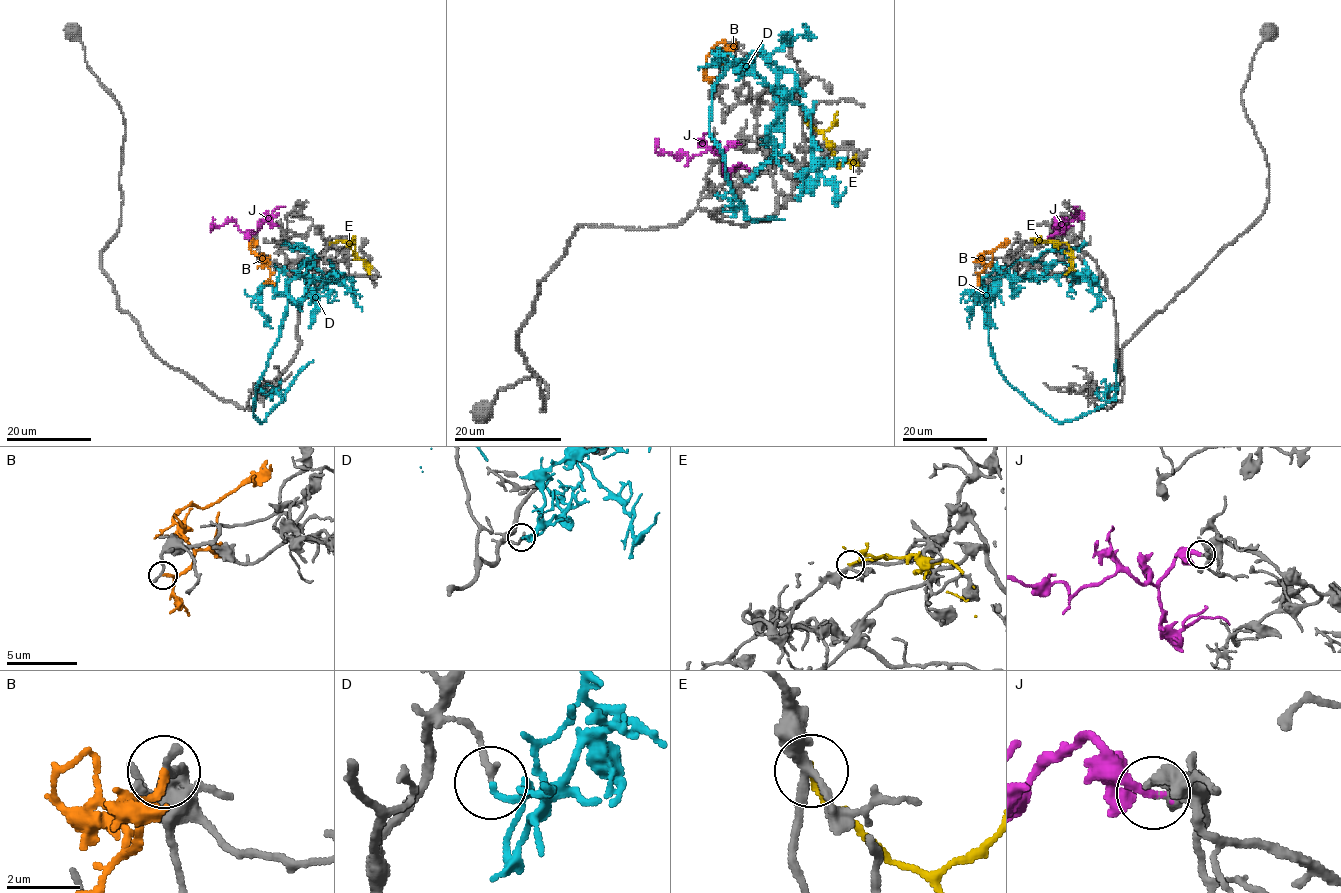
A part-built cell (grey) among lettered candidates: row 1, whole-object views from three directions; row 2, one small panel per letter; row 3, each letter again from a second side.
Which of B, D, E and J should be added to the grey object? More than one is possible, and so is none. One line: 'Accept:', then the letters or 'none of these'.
Accept: J

